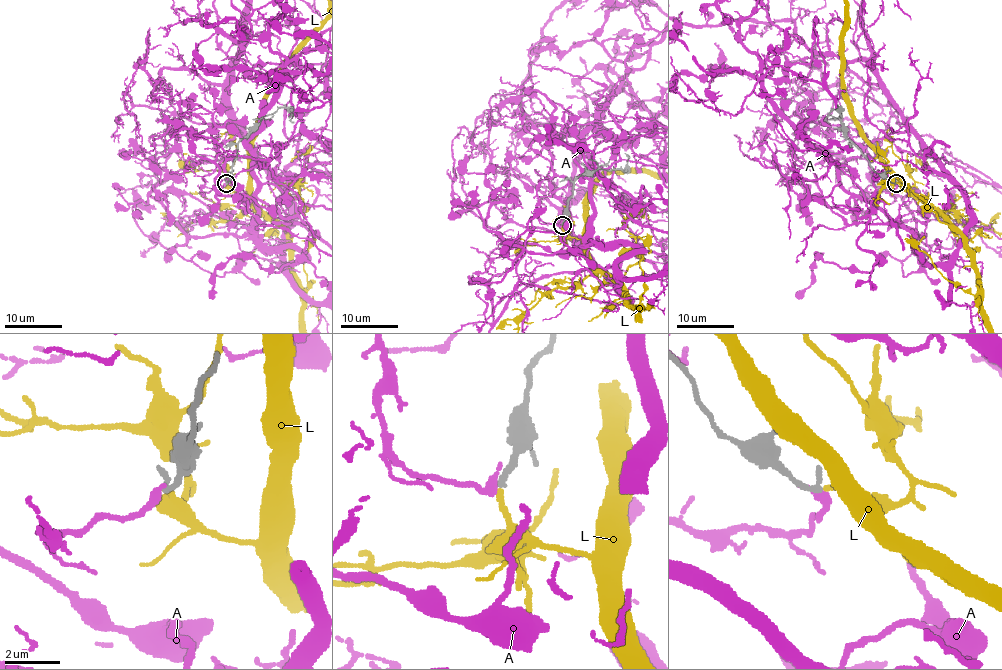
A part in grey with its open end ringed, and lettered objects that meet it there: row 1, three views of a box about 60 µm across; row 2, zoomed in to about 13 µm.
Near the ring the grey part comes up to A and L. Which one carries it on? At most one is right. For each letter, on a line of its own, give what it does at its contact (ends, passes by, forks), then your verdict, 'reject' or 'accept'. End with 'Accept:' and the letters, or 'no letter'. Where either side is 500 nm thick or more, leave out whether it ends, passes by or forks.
A: it ends; reject
L: it ends; accept
Accept: L

